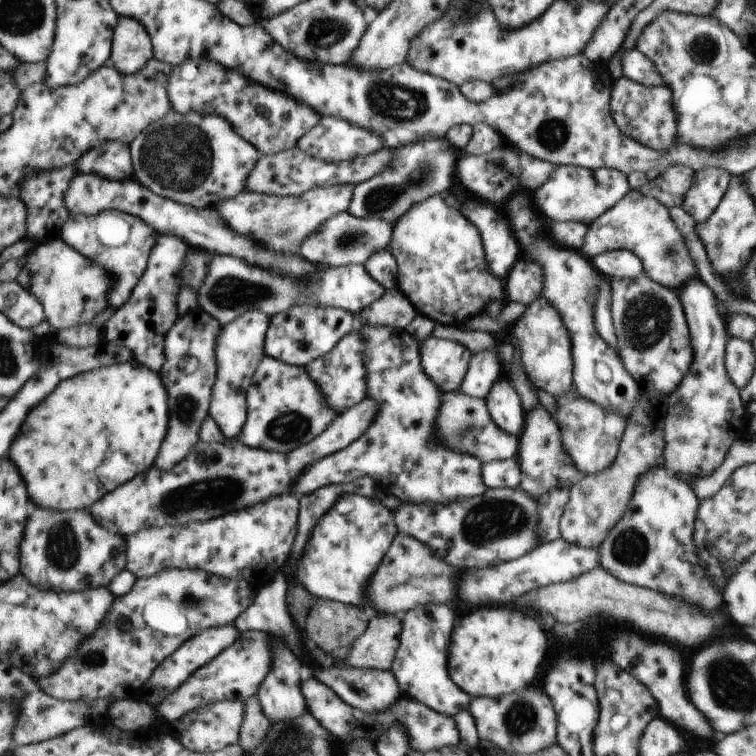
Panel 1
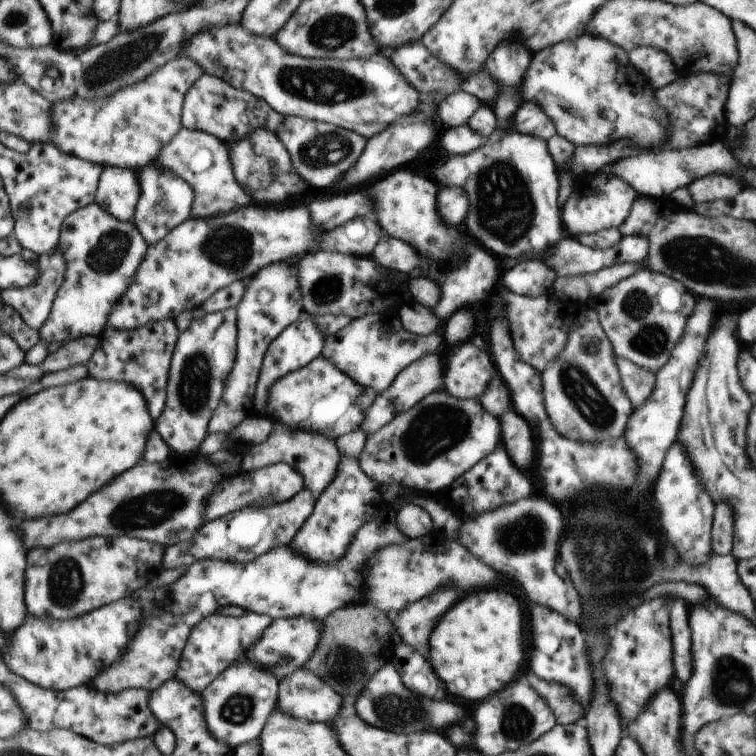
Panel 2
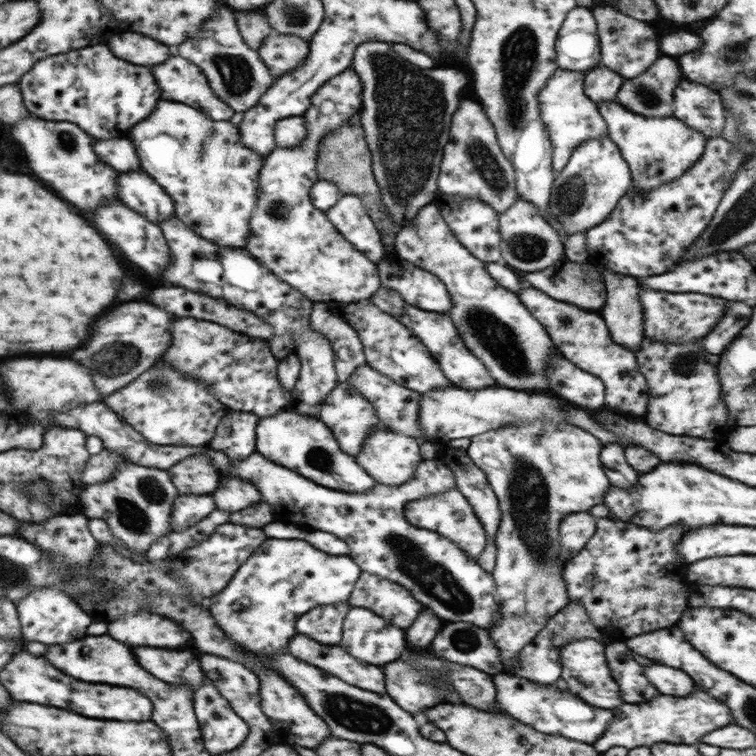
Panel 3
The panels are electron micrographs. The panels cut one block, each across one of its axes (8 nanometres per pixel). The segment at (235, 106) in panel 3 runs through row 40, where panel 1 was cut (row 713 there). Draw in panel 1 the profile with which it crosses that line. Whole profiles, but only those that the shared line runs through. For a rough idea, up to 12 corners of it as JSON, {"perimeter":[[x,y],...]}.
{"perimeter":[[245,701],[198,706],[171,722],[194,752],[239,744]]}

